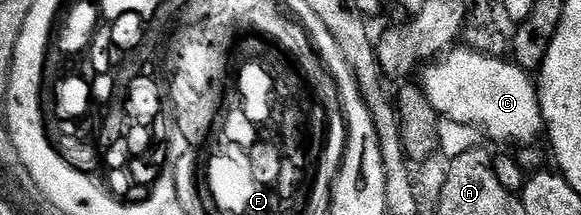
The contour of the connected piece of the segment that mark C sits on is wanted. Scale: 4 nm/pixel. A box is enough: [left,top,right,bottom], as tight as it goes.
[421,48,544,144]

